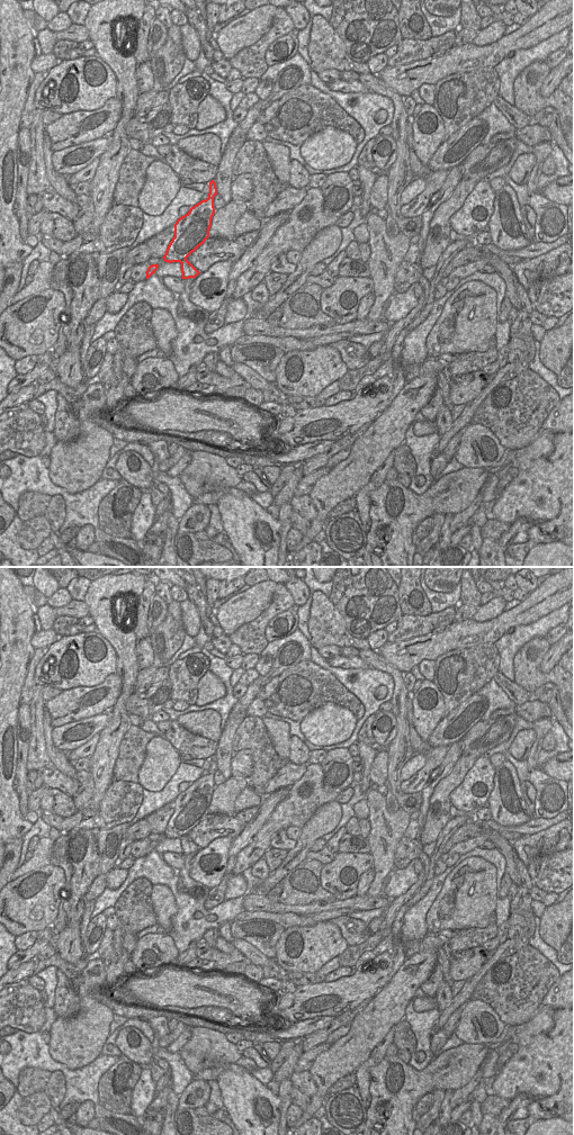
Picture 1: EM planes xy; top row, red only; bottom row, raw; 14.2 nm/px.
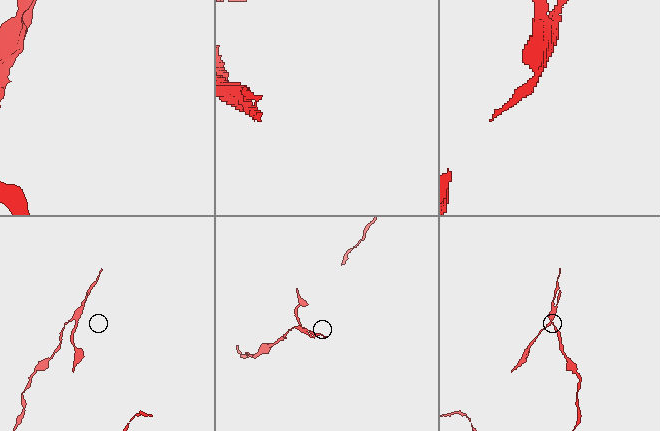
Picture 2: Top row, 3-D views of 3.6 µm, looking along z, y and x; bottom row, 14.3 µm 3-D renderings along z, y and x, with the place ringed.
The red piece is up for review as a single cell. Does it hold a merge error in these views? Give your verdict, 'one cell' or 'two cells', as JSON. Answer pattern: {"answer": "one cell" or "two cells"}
{"answer": "two cells"}

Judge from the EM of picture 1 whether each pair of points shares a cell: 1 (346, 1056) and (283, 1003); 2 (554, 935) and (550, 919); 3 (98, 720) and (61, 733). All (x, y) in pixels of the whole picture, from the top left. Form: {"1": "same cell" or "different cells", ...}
{"1": "different cells", "2": "same cell", "3": "same cell"}

